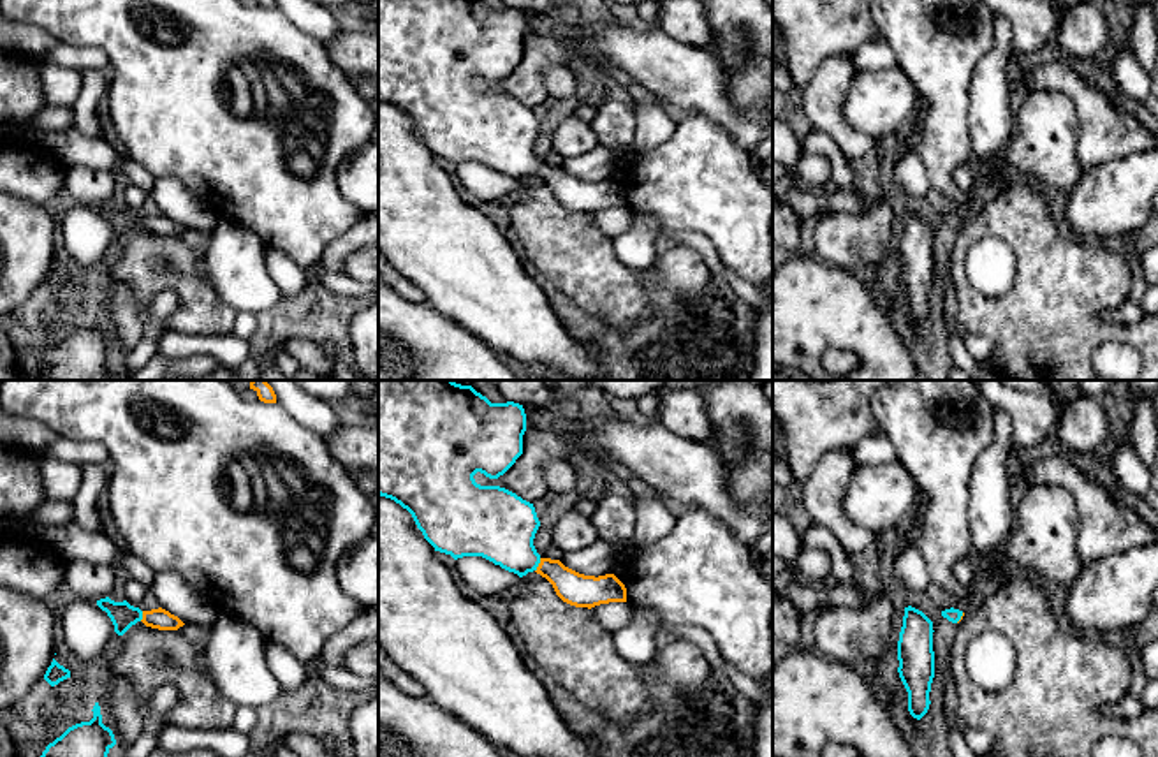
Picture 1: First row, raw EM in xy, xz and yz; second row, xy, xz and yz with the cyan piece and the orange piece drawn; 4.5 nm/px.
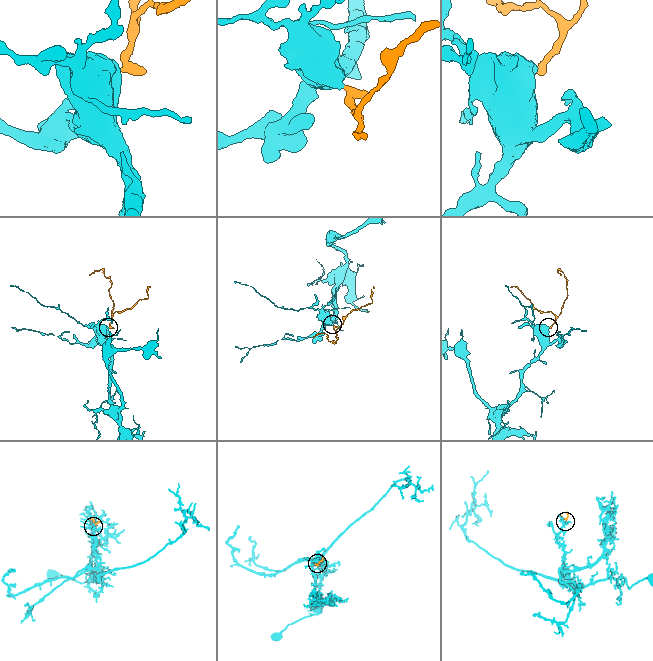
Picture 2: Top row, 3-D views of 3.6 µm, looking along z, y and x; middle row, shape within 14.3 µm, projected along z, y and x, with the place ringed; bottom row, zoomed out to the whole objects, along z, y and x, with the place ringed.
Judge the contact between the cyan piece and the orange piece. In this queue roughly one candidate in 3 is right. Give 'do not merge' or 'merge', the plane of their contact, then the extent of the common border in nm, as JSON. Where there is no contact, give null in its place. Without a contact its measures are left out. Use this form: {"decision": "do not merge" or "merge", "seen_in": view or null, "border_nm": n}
{"decision": "merge", "seen_in": "xz", "border_nm": 70}

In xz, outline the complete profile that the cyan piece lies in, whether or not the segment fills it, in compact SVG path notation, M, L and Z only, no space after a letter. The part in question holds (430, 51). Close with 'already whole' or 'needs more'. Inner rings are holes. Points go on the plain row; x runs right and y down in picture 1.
M378 0L378 100L407 114L435 157L451 160L454 165L482 162L519 183L535 176L553 190L563 208L575 213L591 215L600 209L627 208L627 194L614 180L584 181L560 165L542 164L537 158L533 144L540 127L533 109L505 93L475 88L477 77L498 85L516 69L523 60L524 37L524 14L514 7L491 9L482 0Z | needs more

